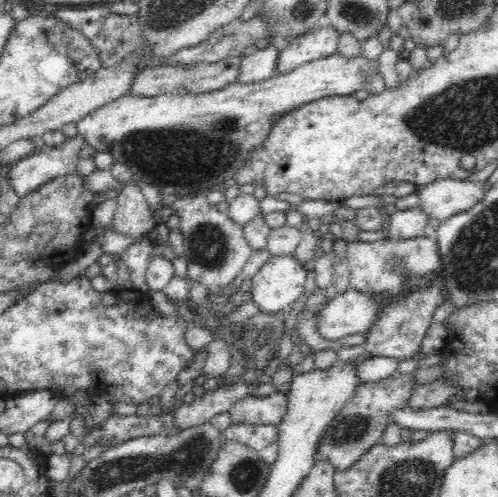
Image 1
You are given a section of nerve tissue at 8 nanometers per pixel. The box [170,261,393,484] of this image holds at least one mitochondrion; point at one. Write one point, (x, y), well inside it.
(345, 433)

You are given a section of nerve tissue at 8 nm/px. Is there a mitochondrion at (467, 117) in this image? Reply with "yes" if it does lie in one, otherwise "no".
yes

